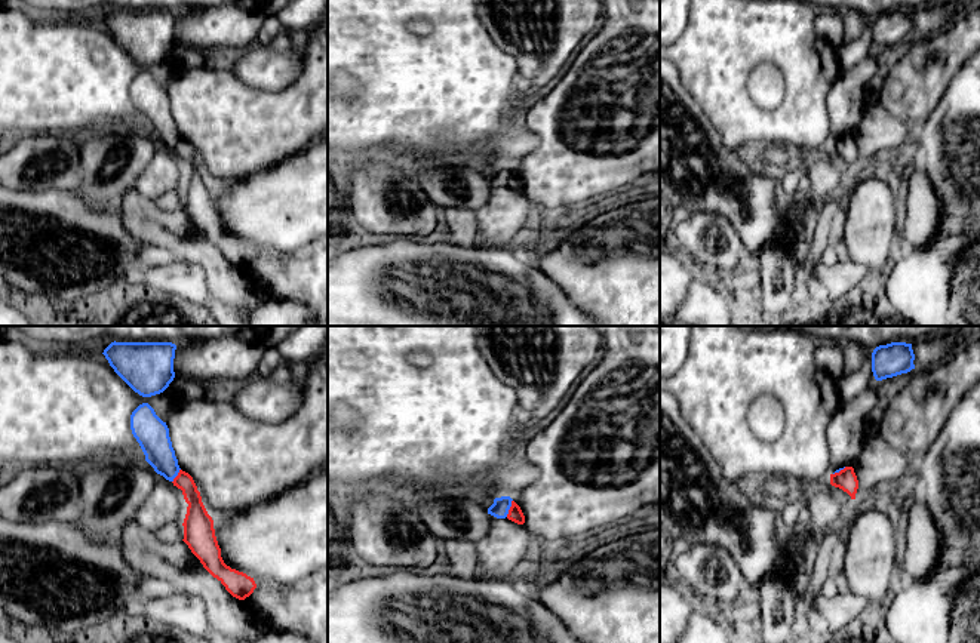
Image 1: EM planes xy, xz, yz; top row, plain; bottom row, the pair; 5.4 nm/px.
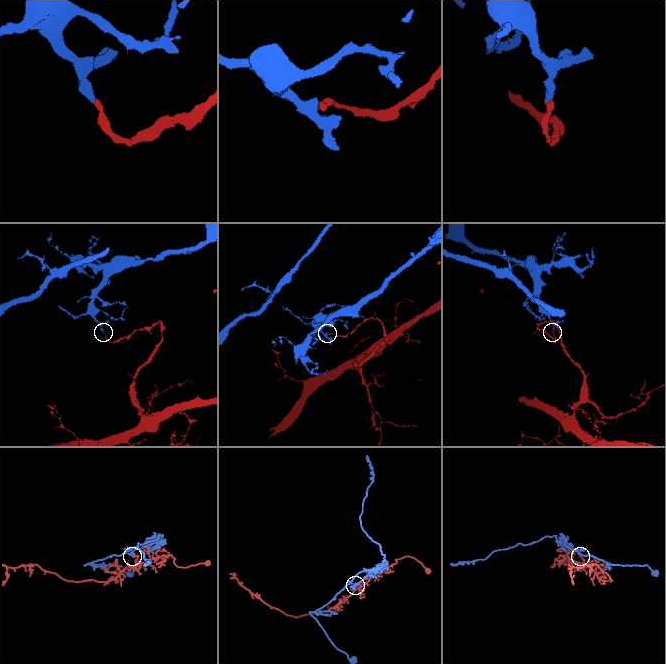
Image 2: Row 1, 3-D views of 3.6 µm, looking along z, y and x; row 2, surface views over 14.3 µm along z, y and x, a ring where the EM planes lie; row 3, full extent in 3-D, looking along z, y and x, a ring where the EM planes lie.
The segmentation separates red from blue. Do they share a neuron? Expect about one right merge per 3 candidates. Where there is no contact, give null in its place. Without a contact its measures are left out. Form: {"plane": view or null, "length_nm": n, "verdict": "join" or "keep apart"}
{"plane": "xz", "length_nm": 100, "verdict": "keep apart"}

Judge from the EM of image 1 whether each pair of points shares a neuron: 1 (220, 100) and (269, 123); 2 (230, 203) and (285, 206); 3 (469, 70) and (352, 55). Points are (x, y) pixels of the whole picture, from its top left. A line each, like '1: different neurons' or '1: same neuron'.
1: same neuron
2: same neuron
3: same neuron

